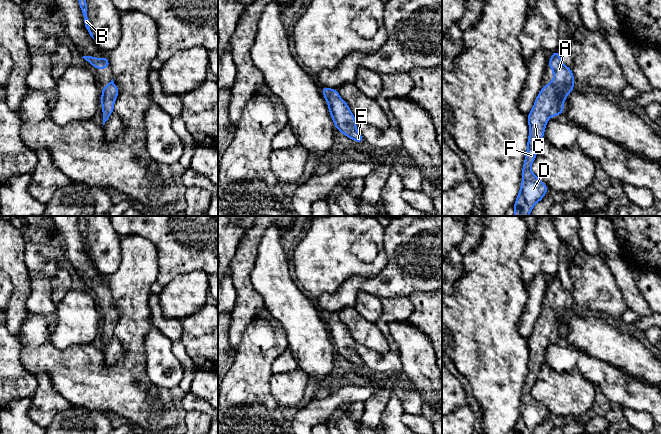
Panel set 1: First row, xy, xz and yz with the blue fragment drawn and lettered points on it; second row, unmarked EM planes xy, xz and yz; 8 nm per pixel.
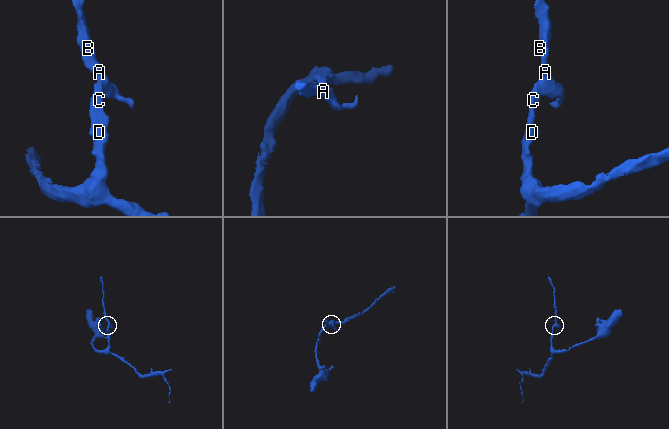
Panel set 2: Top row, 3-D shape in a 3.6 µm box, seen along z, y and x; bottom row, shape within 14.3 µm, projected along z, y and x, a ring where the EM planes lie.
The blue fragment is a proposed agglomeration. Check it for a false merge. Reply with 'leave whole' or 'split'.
leave whole

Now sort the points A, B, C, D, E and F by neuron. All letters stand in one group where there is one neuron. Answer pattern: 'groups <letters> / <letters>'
groups A B C D E F

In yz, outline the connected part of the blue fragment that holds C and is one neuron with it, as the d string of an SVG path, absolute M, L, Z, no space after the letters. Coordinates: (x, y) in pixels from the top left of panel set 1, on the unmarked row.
M557 274L552 276L548 290L554 297L553 304L545 308L535 323L528 338L529 362L527 376L522 393L522 406L514 427L514 434L532 434L548 415L548 411L531 395L545 351L551 340L564 337L563 328L570 316L574 314L574 300L571 292L565 290Z

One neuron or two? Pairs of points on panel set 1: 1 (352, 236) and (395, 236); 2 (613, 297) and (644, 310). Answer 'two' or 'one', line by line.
1: two
2: two

